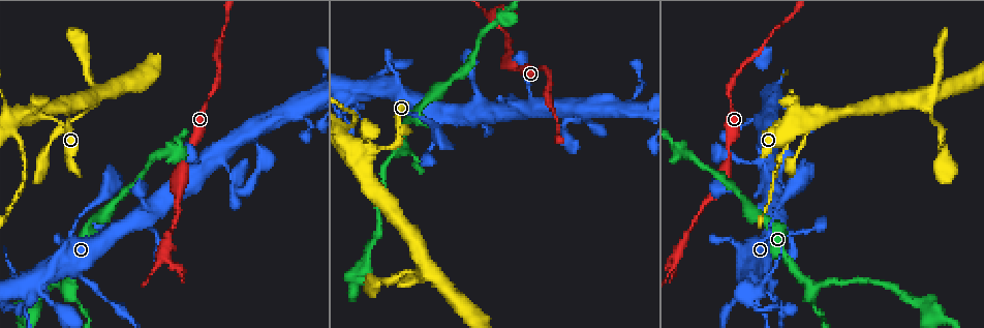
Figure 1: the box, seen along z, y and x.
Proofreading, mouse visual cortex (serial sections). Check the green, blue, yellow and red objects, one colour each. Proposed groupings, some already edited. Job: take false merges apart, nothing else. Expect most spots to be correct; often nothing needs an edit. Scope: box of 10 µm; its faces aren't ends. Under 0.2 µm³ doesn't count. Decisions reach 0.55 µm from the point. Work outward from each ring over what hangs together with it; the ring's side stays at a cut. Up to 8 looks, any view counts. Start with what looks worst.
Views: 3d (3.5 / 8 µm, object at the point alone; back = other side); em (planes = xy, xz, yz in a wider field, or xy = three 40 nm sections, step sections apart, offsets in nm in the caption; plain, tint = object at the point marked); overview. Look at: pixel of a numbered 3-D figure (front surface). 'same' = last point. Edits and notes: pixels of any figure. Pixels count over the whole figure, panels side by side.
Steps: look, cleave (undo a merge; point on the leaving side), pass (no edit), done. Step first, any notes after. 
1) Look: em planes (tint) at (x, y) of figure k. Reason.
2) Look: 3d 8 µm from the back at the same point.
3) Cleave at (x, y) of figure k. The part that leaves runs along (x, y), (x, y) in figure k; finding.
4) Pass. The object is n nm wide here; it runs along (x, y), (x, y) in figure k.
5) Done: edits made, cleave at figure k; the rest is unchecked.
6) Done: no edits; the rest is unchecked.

Look: 3d 3.5 µm at (69, 278) of figure 1. Three-way junction.

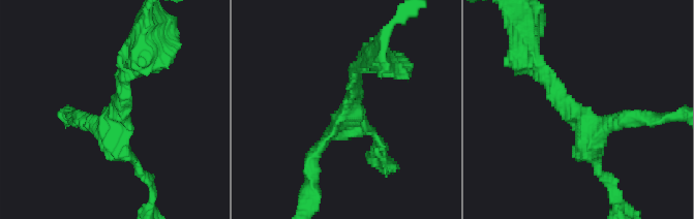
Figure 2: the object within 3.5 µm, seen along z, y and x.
Look: em xy step 5 (tint) at (348, 109) of figure 2. 3 arms meet here; the arms are 200, 200, 250 nm wide.

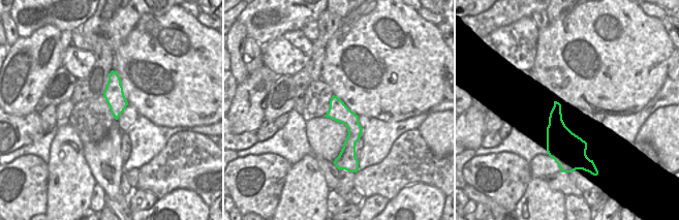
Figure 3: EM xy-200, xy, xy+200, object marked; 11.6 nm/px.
Look: em planes (tint) at the same point.

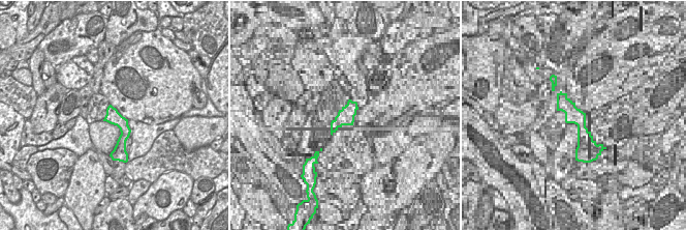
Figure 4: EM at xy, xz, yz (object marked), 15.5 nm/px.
Pass. It runs along (110, 109), (123, 125), (117, 149) in figure 4; all the same cell.

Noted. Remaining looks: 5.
Look: 3d 3.5 µm at (398, 142) of figure 1. Sharp bend.

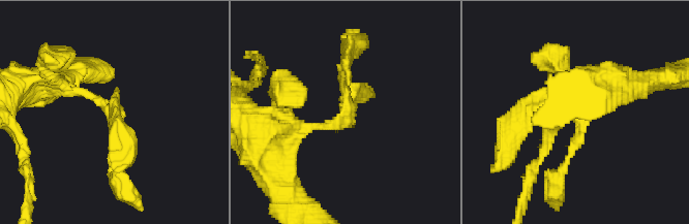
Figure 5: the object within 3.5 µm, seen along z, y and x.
Pass. It runs along (349, 55), (346, 118), (286, 139) in figure 5; all the same cell.

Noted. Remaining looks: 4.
Look: 3d 3.5 µm from the back at (25, 306) of figure 1. Sudden change in width.

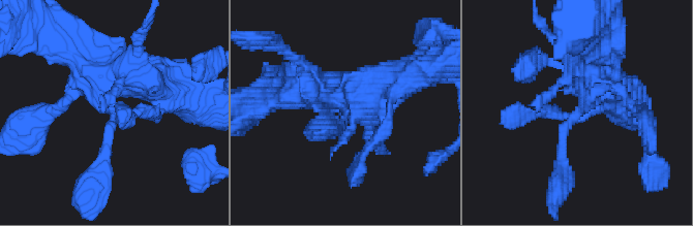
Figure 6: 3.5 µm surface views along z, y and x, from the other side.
Look: em xy step 1 (tint) at (580, 111) of figure 6. Need the tissue.

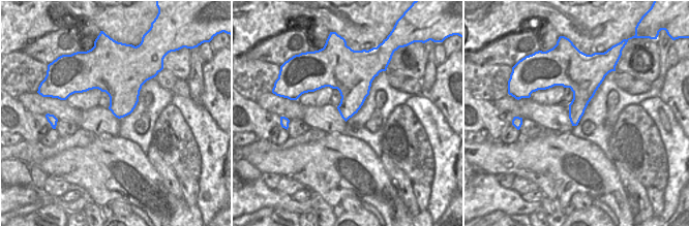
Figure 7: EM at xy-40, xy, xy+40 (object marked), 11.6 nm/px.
Pass. It runs along (599, 58), (586, 99), (562, 130), (565, 156) in figure 6; all the same cell.

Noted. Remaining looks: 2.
Done: no edits; the rest is unchecked.

